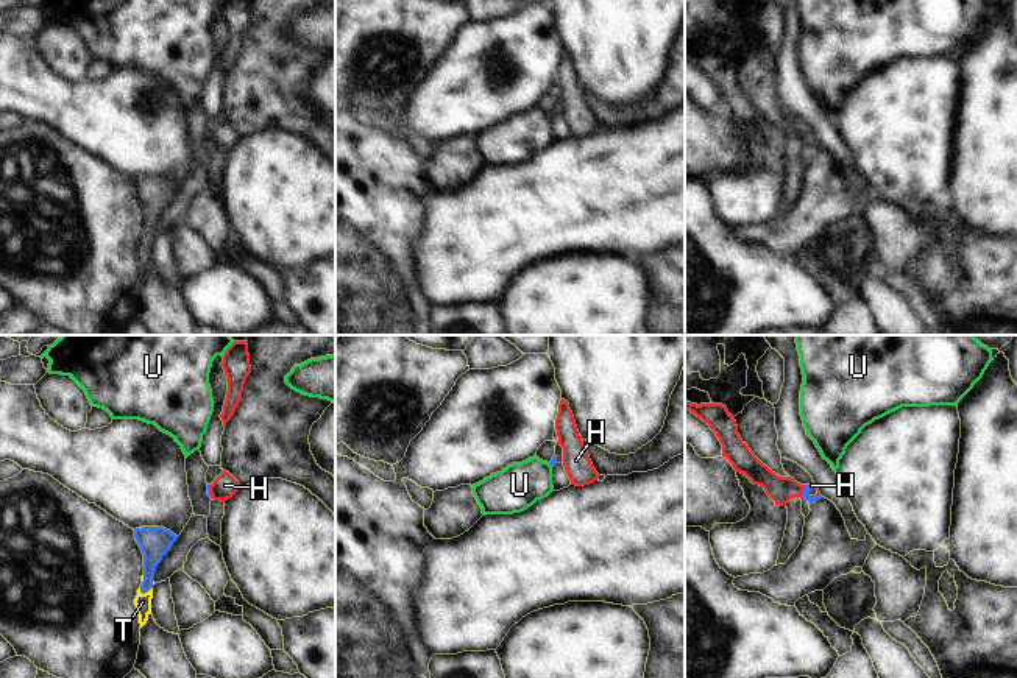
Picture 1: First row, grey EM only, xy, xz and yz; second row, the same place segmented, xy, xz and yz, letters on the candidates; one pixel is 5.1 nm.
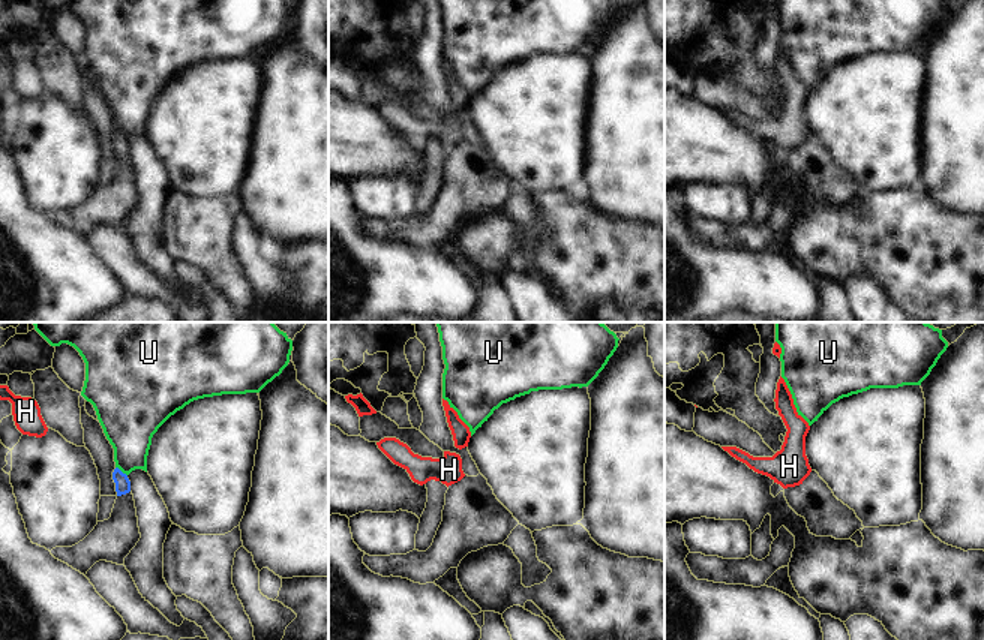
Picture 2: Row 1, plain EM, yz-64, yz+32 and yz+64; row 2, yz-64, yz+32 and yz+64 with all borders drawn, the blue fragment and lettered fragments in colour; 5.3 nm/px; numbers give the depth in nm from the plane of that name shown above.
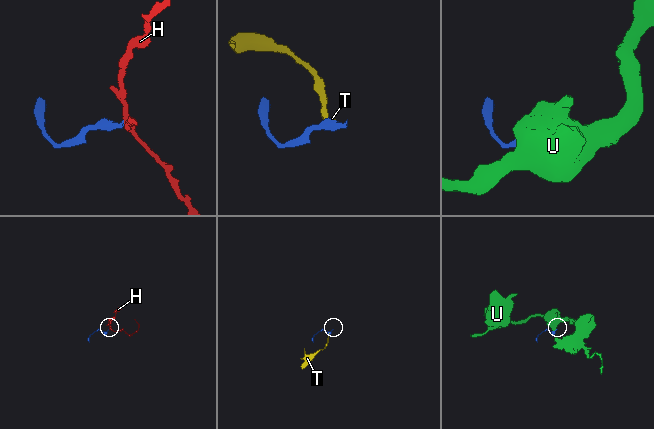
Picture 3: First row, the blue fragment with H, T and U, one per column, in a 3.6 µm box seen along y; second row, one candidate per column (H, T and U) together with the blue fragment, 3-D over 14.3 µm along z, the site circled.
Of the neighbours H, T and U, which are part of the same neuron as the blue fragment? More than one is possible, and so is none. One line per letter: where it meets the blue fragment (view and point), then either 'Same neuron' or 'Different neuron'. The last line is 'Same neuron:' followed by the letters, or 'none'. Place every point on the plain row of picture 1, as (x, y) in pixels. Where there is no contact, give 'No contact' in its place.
H: Touches blue at yz (807, 147). Different neuron
T: Touches blue at xy (147, 242). Same neuron
U: Touches blue at xz (551, 116). Different neuron
Same neuron: T.

